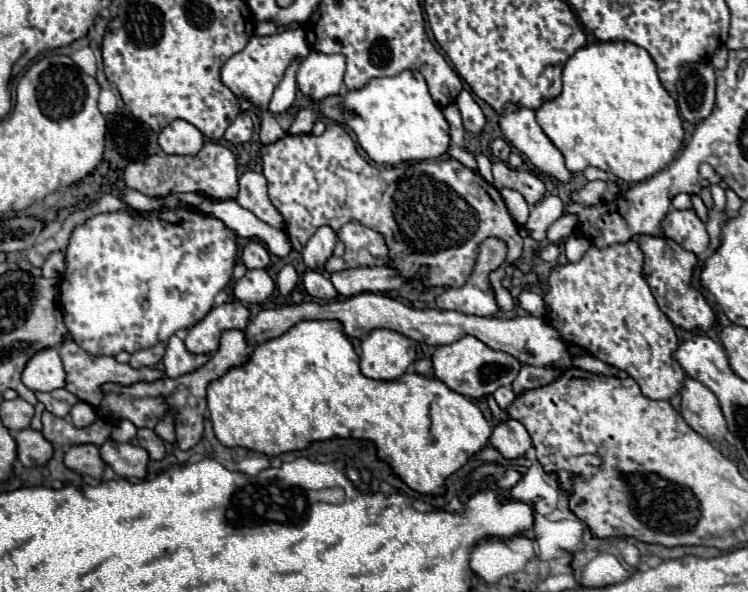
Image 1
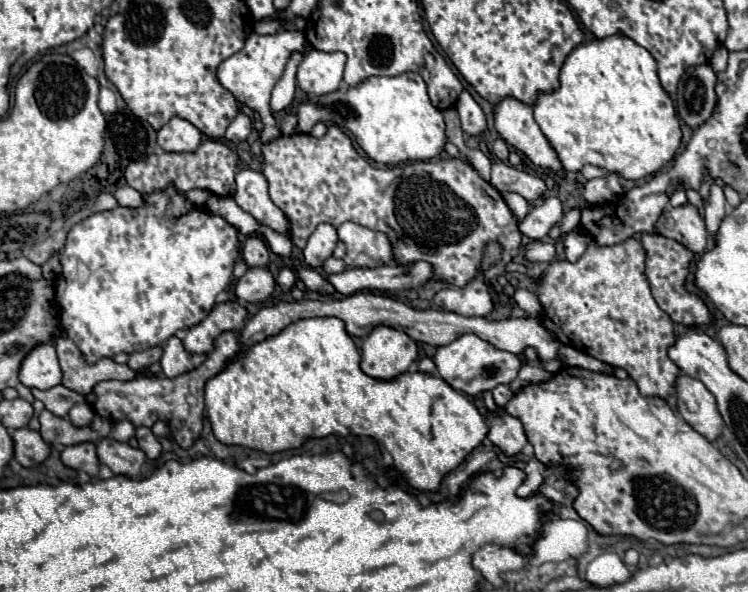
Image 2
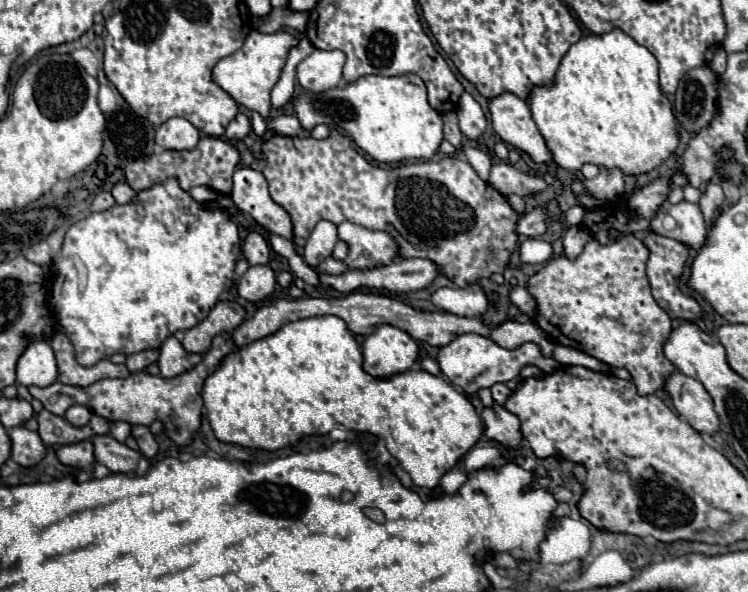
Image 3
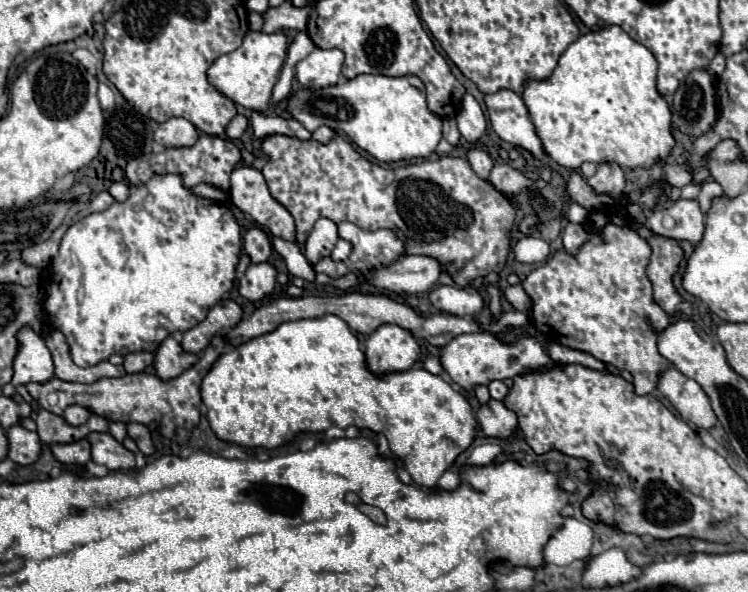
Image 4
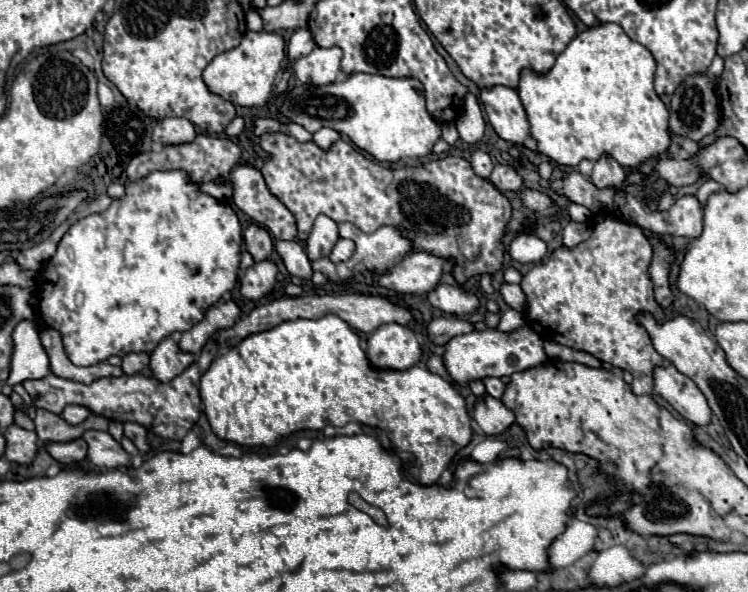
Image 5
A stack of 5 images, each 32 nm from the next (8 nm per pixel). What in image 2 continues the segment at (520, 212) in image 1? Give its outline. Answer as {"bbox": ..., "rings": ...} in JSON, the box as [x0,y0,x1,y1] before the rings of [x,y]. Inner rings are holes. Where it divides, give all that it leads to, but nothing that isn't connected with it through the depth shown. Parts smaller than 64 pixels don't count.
{"bbox":[504,192,528,220],"rings":[[[510,192],[510,194],[504,194],[504,198],[506,198],[510,210],[516,214],[518,220],[522,220],[522,218],[528,214],[528,204],[526,204],[526,200],[524,200],[520,194]]]}

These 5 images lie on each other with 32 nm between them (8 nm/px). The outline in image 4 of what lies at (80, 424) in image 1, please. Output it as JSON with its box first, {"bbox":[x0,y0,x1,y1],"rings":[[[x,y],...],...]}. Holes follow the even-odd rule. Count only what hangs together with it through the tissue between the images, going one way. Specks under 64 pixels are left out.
{"bbox":[62,406,90,426],"rings":[[[70,406],[70,408],[66,408],[66,412],[64,412],[62,416],[64,416],[64,420],[66,420],[68,424],[80,426],[80,424],[84,424],[84,422],[88,420],[90,410],[84,408],[84,406]]]}

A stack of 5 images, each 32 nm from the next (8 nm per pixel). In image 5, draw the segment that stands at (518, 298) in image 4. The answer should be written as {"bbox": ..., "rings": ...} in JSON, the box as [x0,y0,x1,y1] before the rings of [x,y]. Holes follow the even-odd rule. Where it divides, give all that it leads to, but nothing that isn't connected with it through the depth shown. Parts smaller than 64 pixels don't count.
{"bbox":[500,284,524,312],"rings":[[[502,284],[500,286],[500,296],[502,296],[502,300],[510,306],[510,308],[514,308],[514,310],[520,310],[520,312],[524,312],[524,292],[522,292],[522,288],[518,286],[518,284]]]}

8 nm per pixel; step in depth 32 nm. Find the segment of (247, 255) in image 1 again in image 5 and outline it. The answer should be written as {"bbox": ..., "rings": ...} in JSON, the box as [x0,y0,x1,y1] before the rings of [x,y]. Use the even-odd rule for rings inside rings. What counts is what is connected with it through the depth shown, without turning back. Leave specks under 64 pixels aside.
{"bbox":[244,224,274,262],"rings":[[[250,224],[246,228],[244,242],[246,242],[246,250],[254,256],[254,262],[266,260],[274,248],[274,240],[272,240],[270,232],[258,224]]]}

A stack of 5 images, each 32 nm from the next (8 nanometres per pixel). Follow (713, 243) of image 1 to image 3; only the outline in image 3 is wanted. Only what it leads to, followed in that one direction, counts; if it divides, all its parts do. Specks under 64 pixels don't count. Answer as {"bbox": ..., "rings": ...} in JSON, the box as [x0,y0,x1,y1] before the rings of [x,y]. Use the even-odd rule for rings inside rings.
{"bbox":[700,182,724,226],"rings":[[[710,182],[706,186],[706,190],[702,192],[702,196],[700,196],[700,208],[702,208],[702,214],[704,214],[708,226],[712,224],[712,220],[718,214],[718,210],[720,210],[722,204],[724,204],[724,192],[722,192],[720,184]]]}

